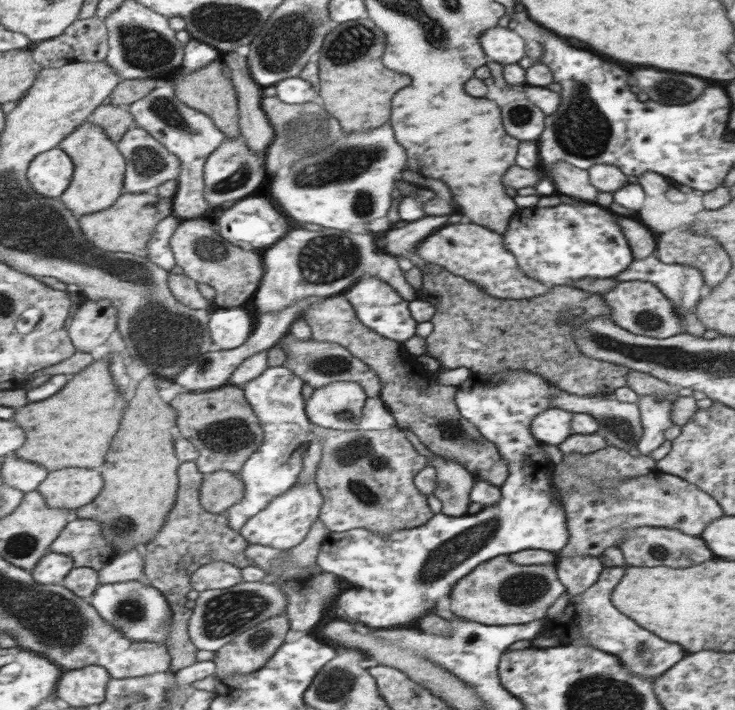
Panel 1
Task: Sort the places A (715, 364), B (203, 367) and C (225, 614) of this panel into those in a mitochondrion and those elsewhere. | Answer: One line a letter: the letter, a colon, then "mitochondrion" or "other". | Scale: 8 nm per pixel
A: mitochondrion
B: mitochondrion
C: mitochondrion

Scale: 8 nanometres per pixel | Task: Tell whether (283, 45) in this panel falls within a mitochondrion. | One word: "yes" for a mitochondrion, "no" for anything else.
yes

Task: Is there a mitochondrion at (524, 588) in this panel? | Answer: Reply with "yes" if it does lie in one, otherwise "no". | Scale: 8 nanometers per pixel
yes

